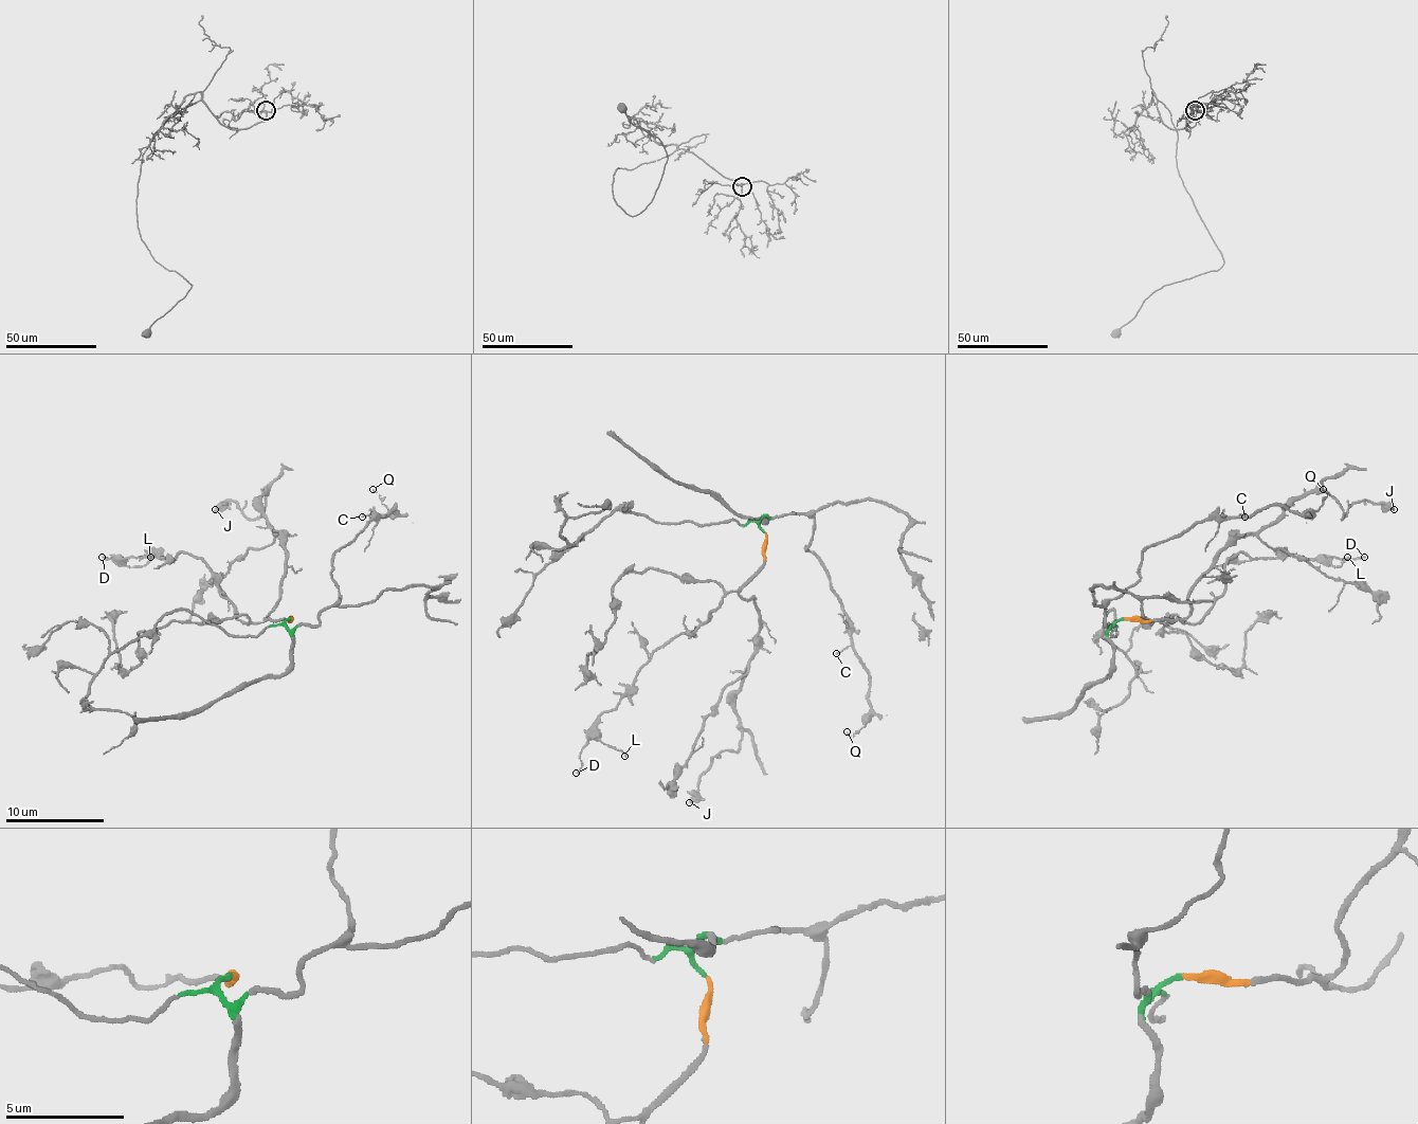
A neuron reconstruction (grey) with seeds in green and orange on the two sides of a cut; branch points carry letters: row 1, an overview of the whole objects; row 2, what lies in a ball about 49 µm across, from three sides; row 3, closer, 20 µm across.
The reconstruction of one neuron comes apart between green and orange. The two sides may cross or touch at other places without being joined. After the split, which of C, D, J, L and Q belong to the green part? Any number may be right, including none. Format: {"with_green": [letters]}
{"with_green": ["C", "Q"]}

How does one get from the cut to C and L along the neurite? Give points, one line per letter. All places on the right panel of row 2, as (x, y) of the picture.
C: (1123, 618), (1109, 628), (1104, 611), (1138, 579), (1141, 557), (1160, 542), (1180, 537), (1207, 520), (1243, 517)
L: (1123, 618), (1197, 622), (1224, 591), (1224, 564), (1241, 551), (1261, 559), (1301, 557), (1332, 566), (1347, 557)

